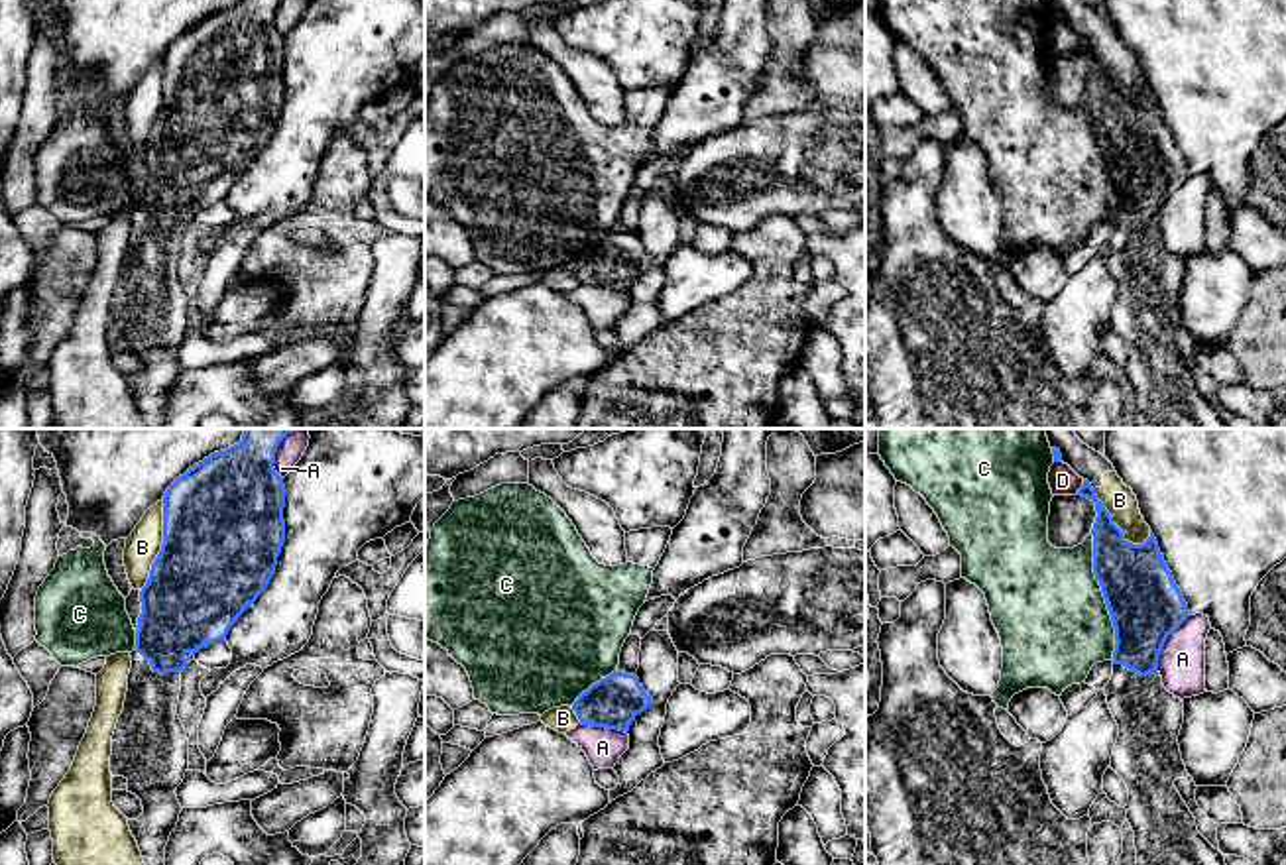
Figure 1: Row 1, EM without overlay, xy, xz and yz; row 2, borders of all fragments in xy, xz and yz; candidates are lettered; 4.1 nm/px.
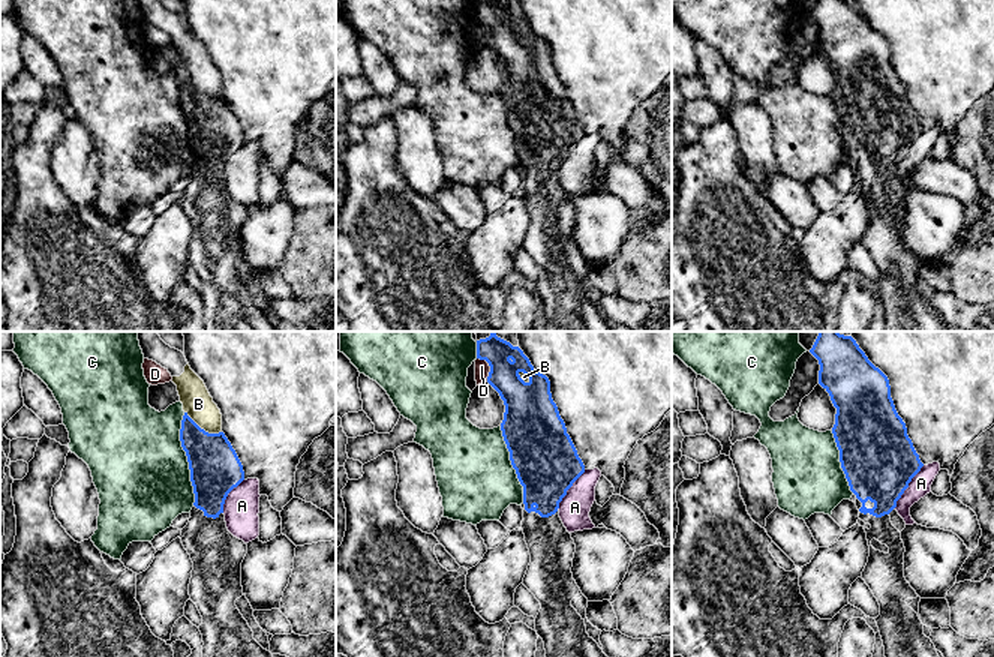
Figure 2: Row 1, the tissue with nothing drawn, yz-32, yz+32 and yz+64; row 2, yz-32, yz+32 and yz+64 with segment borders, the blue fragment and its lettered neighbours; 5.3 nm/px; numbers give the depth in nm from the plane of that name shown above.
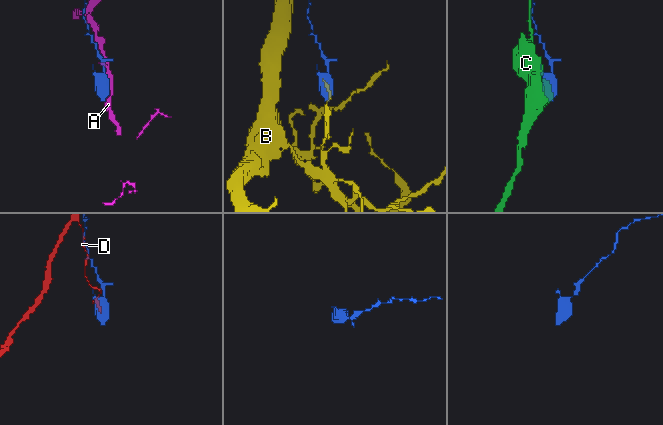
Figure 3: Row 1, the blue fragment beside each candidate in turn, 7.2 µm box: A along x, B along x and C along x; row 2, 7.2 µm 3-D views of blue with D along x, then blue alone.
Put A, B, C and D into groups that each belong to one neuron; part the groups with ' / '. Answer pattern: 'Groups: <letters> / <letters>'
Groups: A / B / C / D

